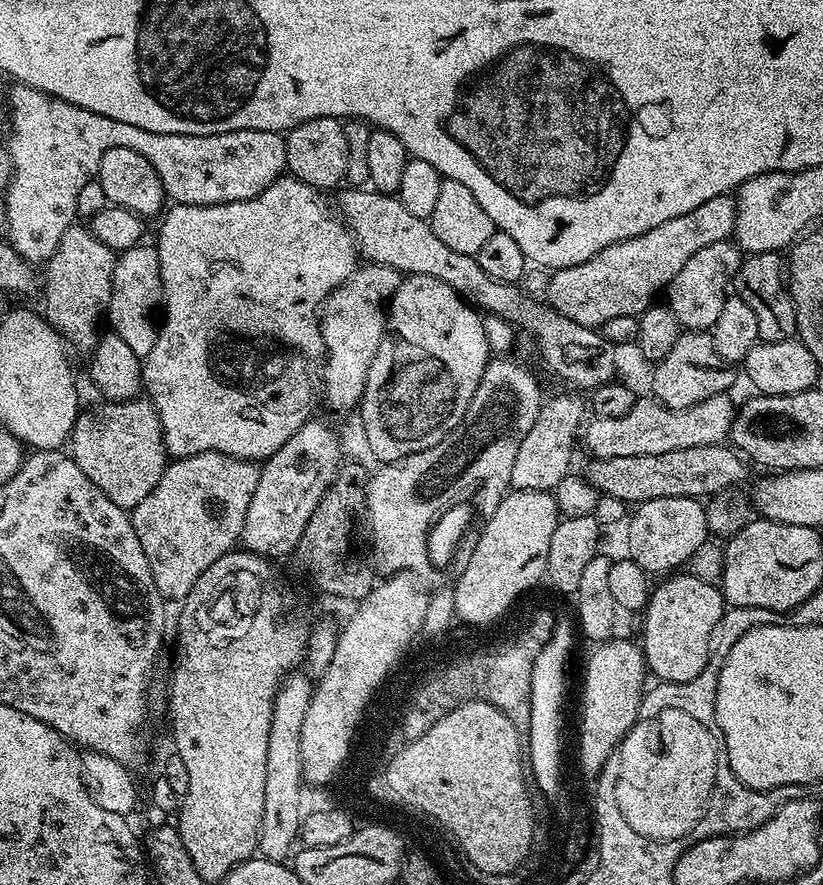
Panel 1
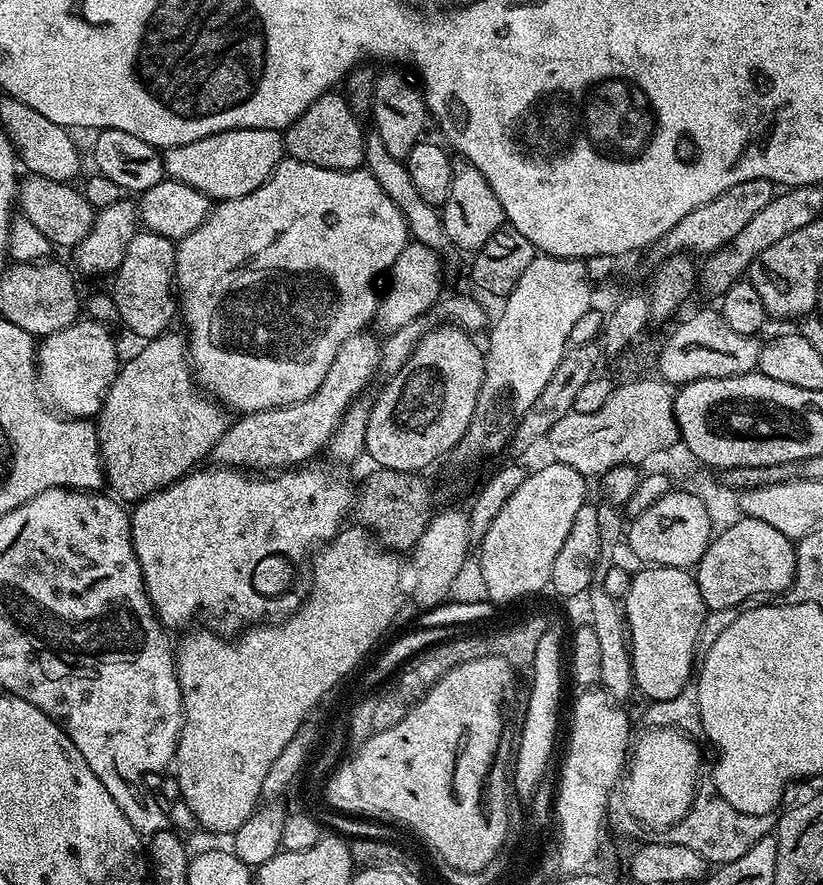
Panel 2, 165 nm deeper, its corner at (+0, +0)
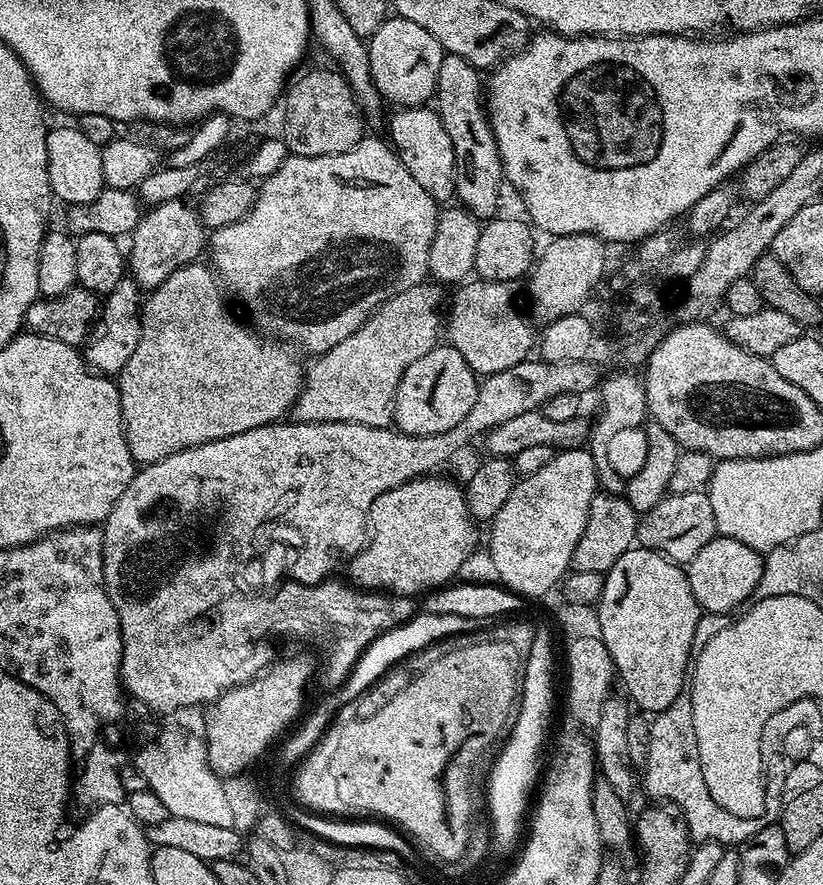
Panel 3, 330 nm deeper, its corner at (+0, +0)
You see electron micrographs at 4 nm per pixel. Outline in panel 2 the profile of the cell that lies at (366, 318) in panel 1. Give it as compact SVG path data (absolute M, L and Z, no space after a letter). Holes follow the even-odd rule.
M415 242L408 245L398 254L387 273L388 289L382 292L376 305L375 323L381 324L384 330L395 330L406 326L406 322L427 317L434 305L441 299L440 283L444 280L444 268L439 251Z

